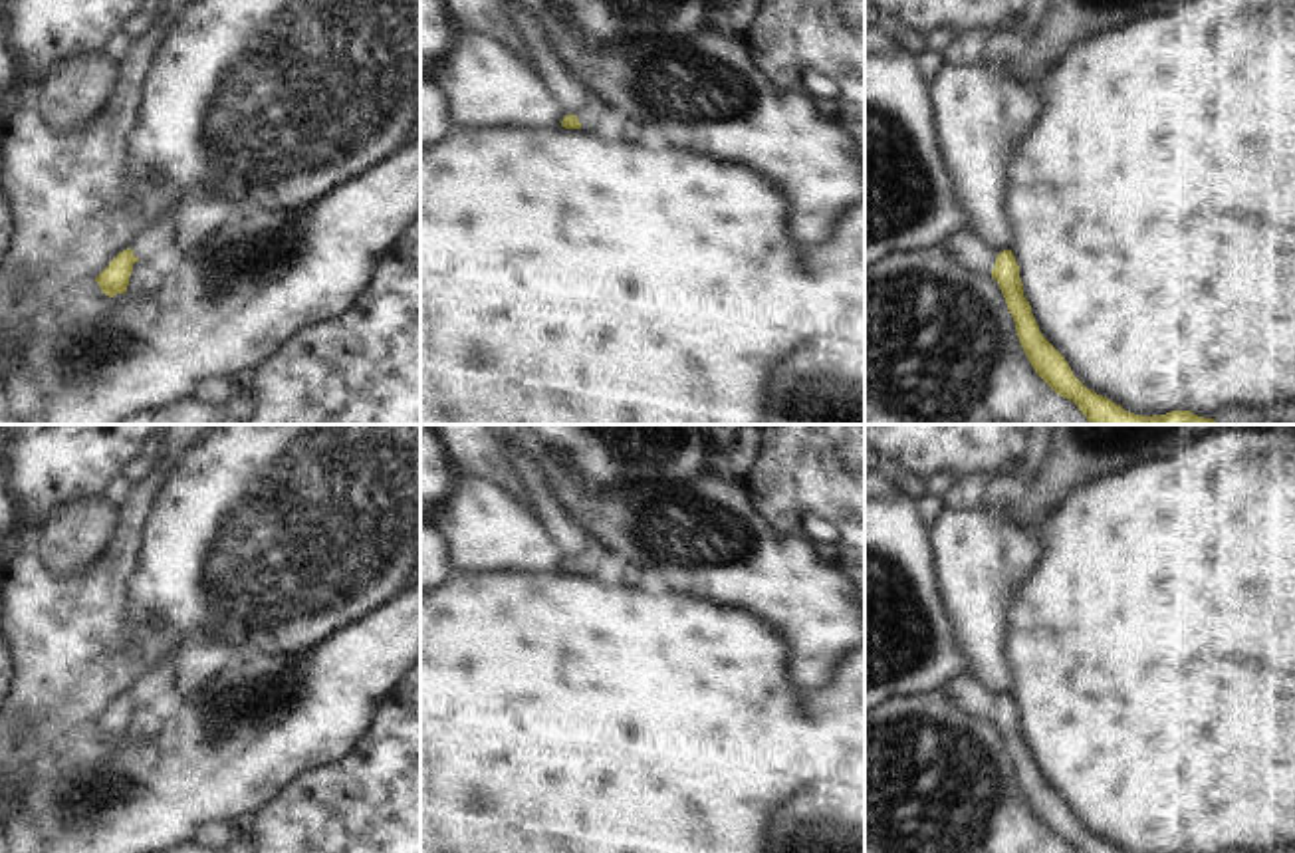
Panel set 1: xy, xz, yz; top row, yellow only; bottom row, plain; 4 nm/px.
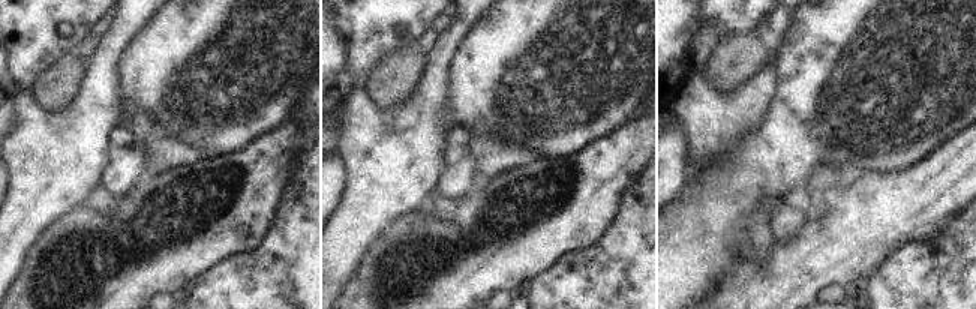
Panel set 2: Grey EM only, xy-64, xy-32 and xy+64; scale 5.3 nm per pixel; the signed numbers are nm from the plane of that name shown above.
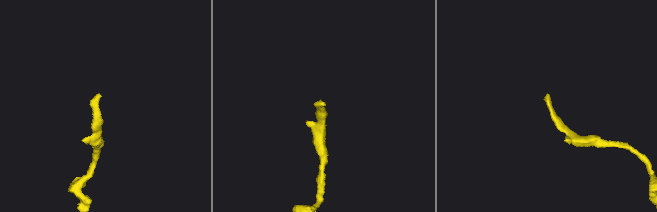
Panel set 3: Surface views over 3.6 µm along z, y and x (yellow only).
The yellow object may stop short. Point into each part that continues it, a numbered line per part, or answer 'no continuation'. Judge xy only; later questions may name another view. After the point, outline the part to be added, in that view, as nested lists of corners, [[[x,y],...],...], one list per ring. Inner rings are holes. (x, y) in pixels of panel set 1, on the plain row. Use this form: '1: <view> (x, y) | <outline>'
1: xy (151, 683) | [[[177,655],[139,674],[131,690],[139,704],[149,706],[159,694],[177,690],[177,667],[173,665],[175,657]]]

